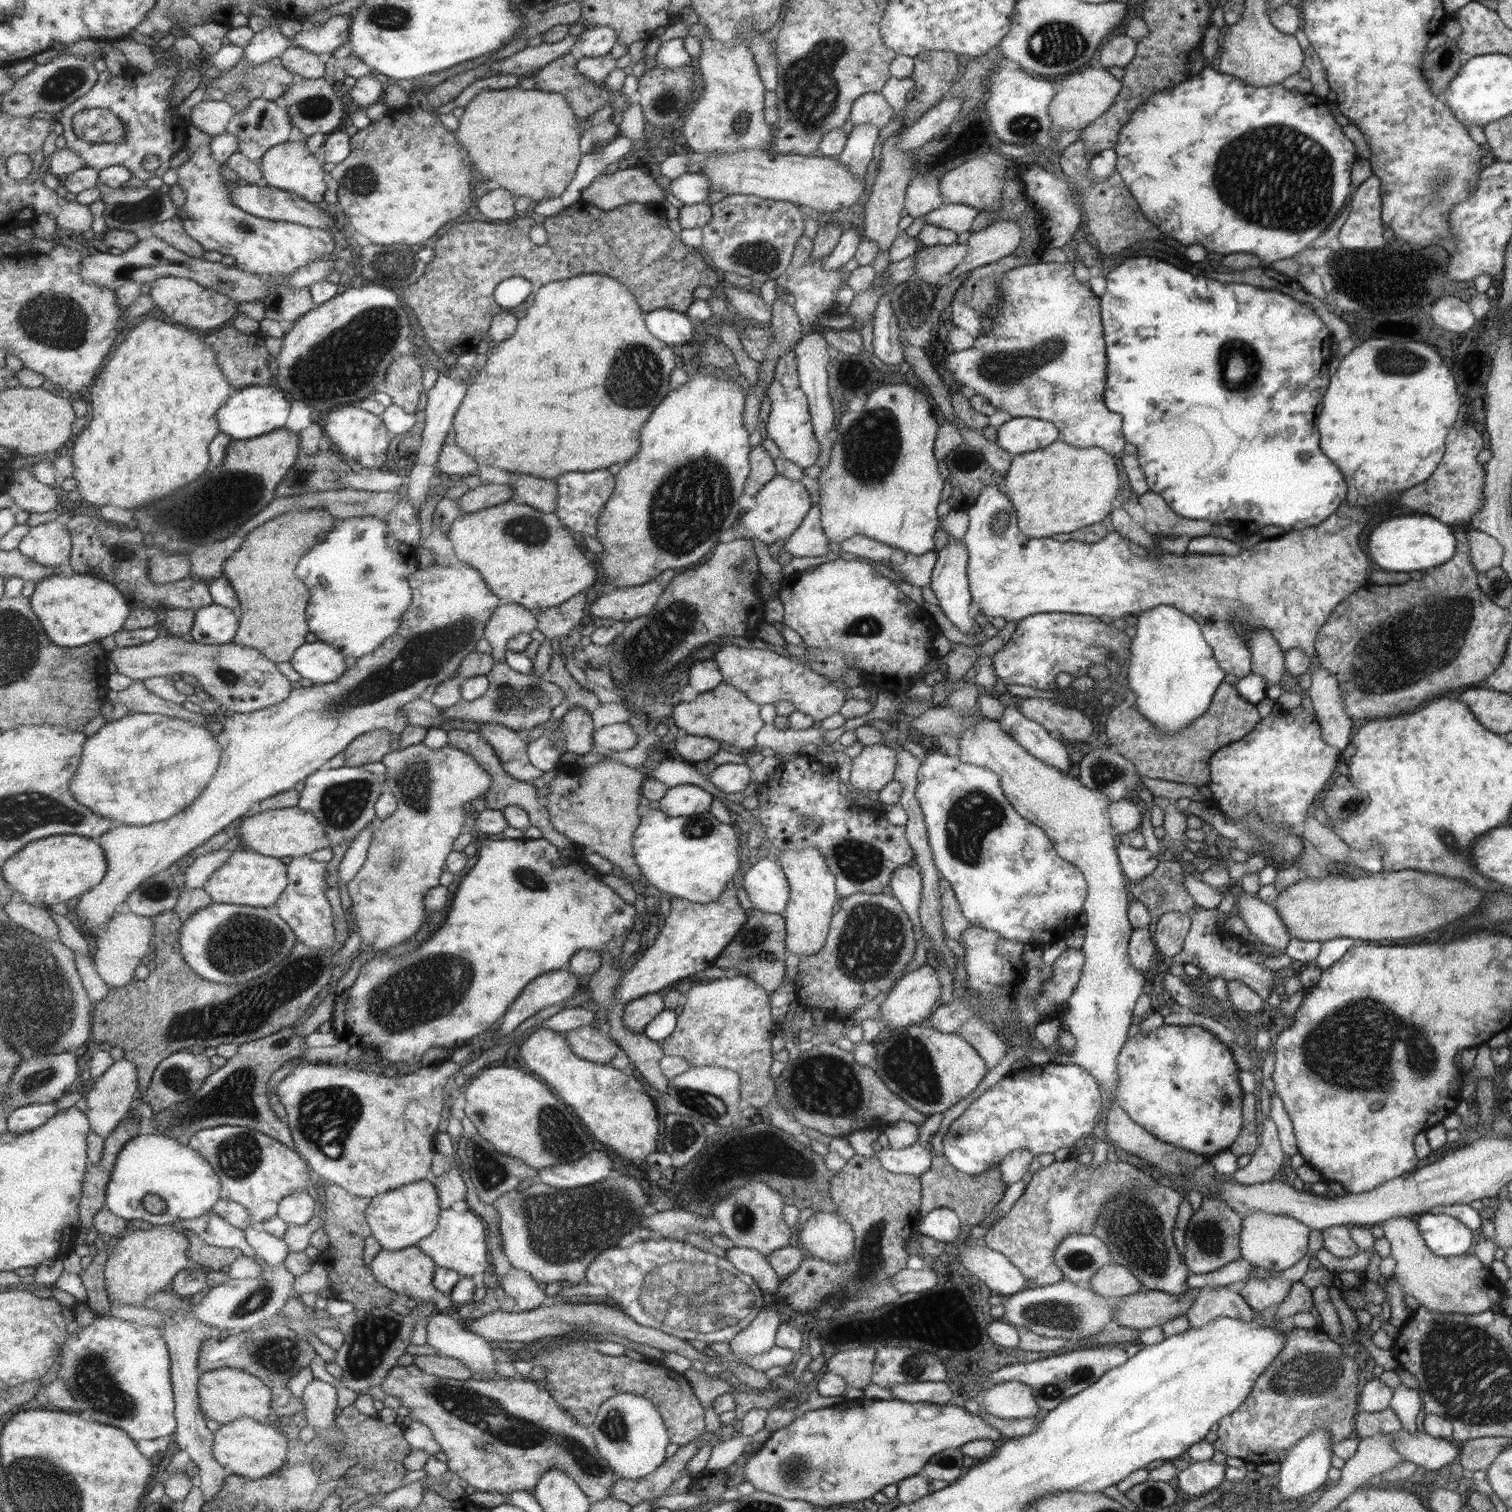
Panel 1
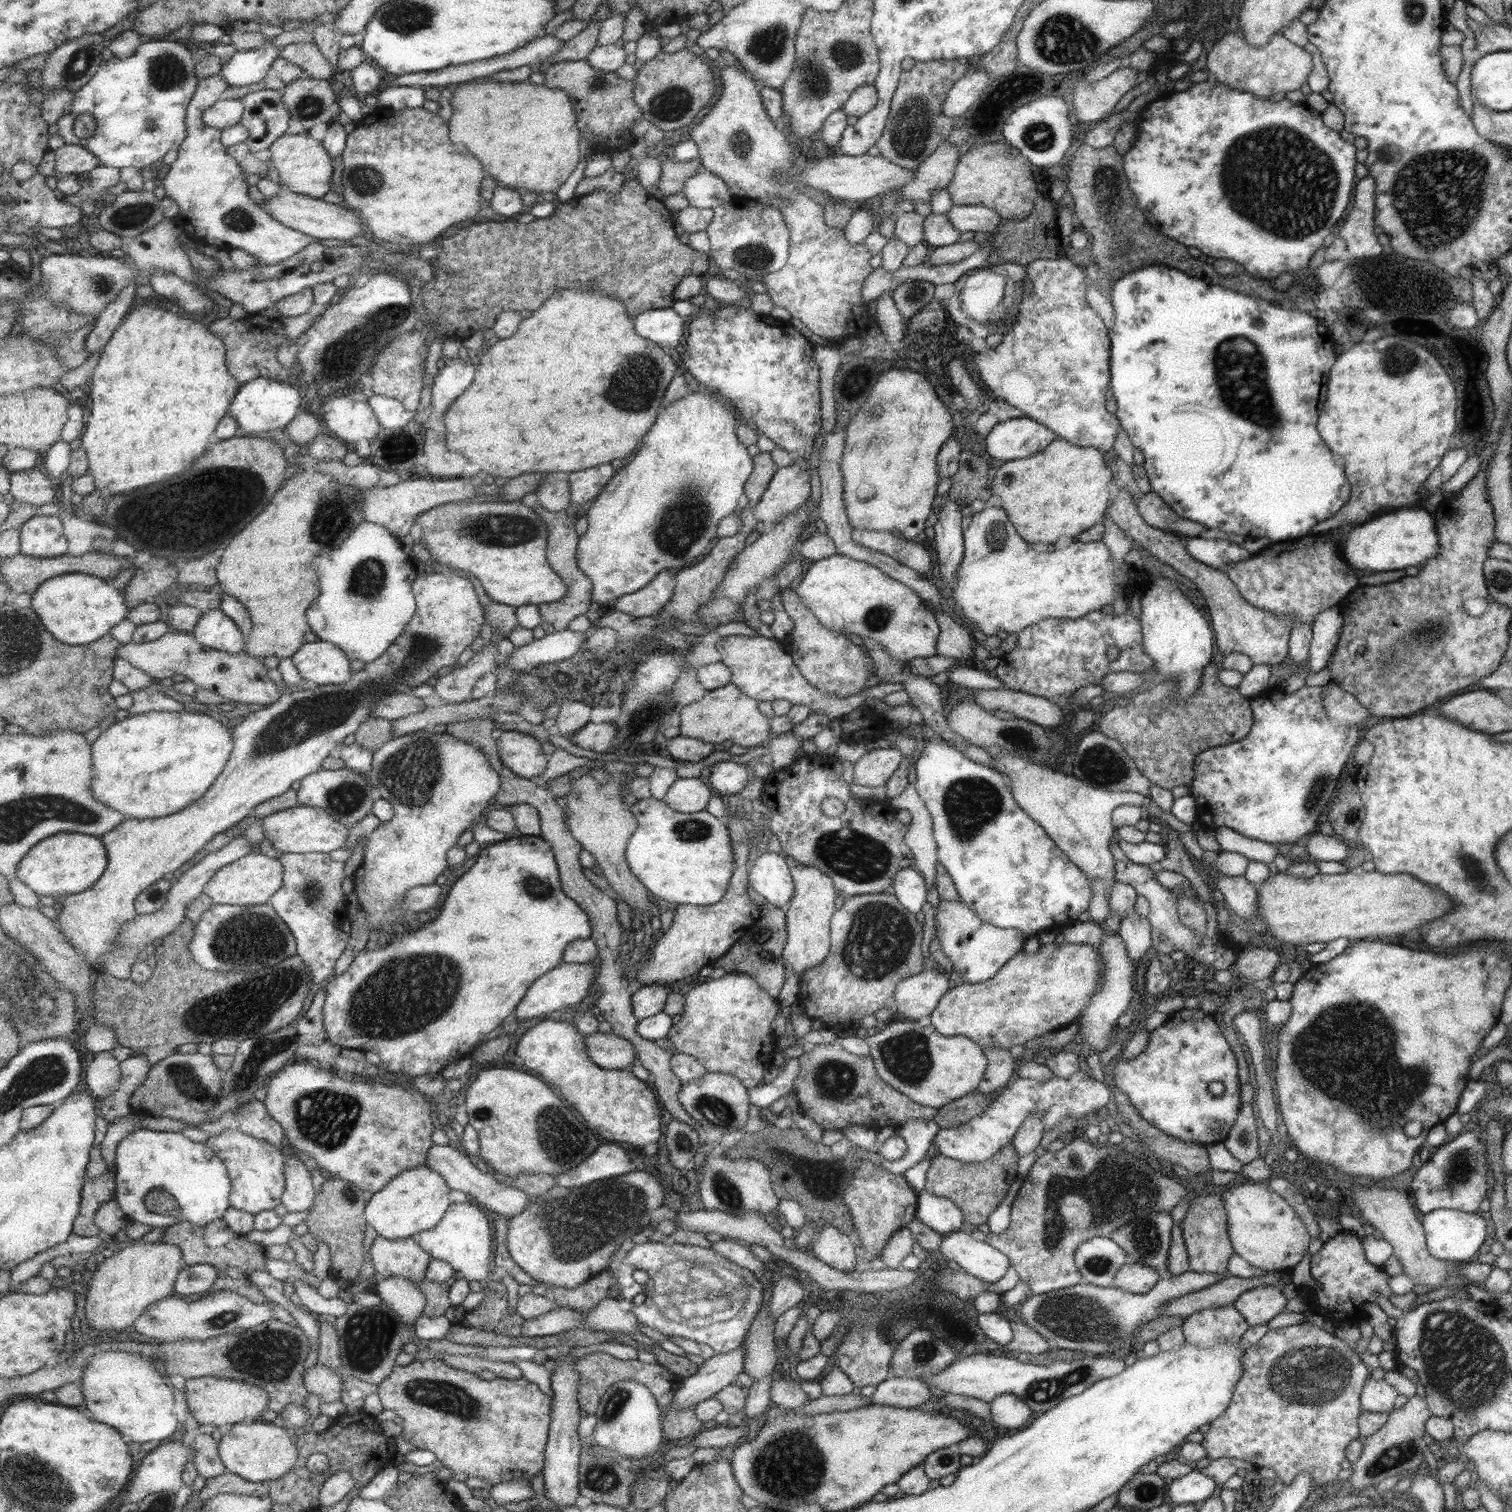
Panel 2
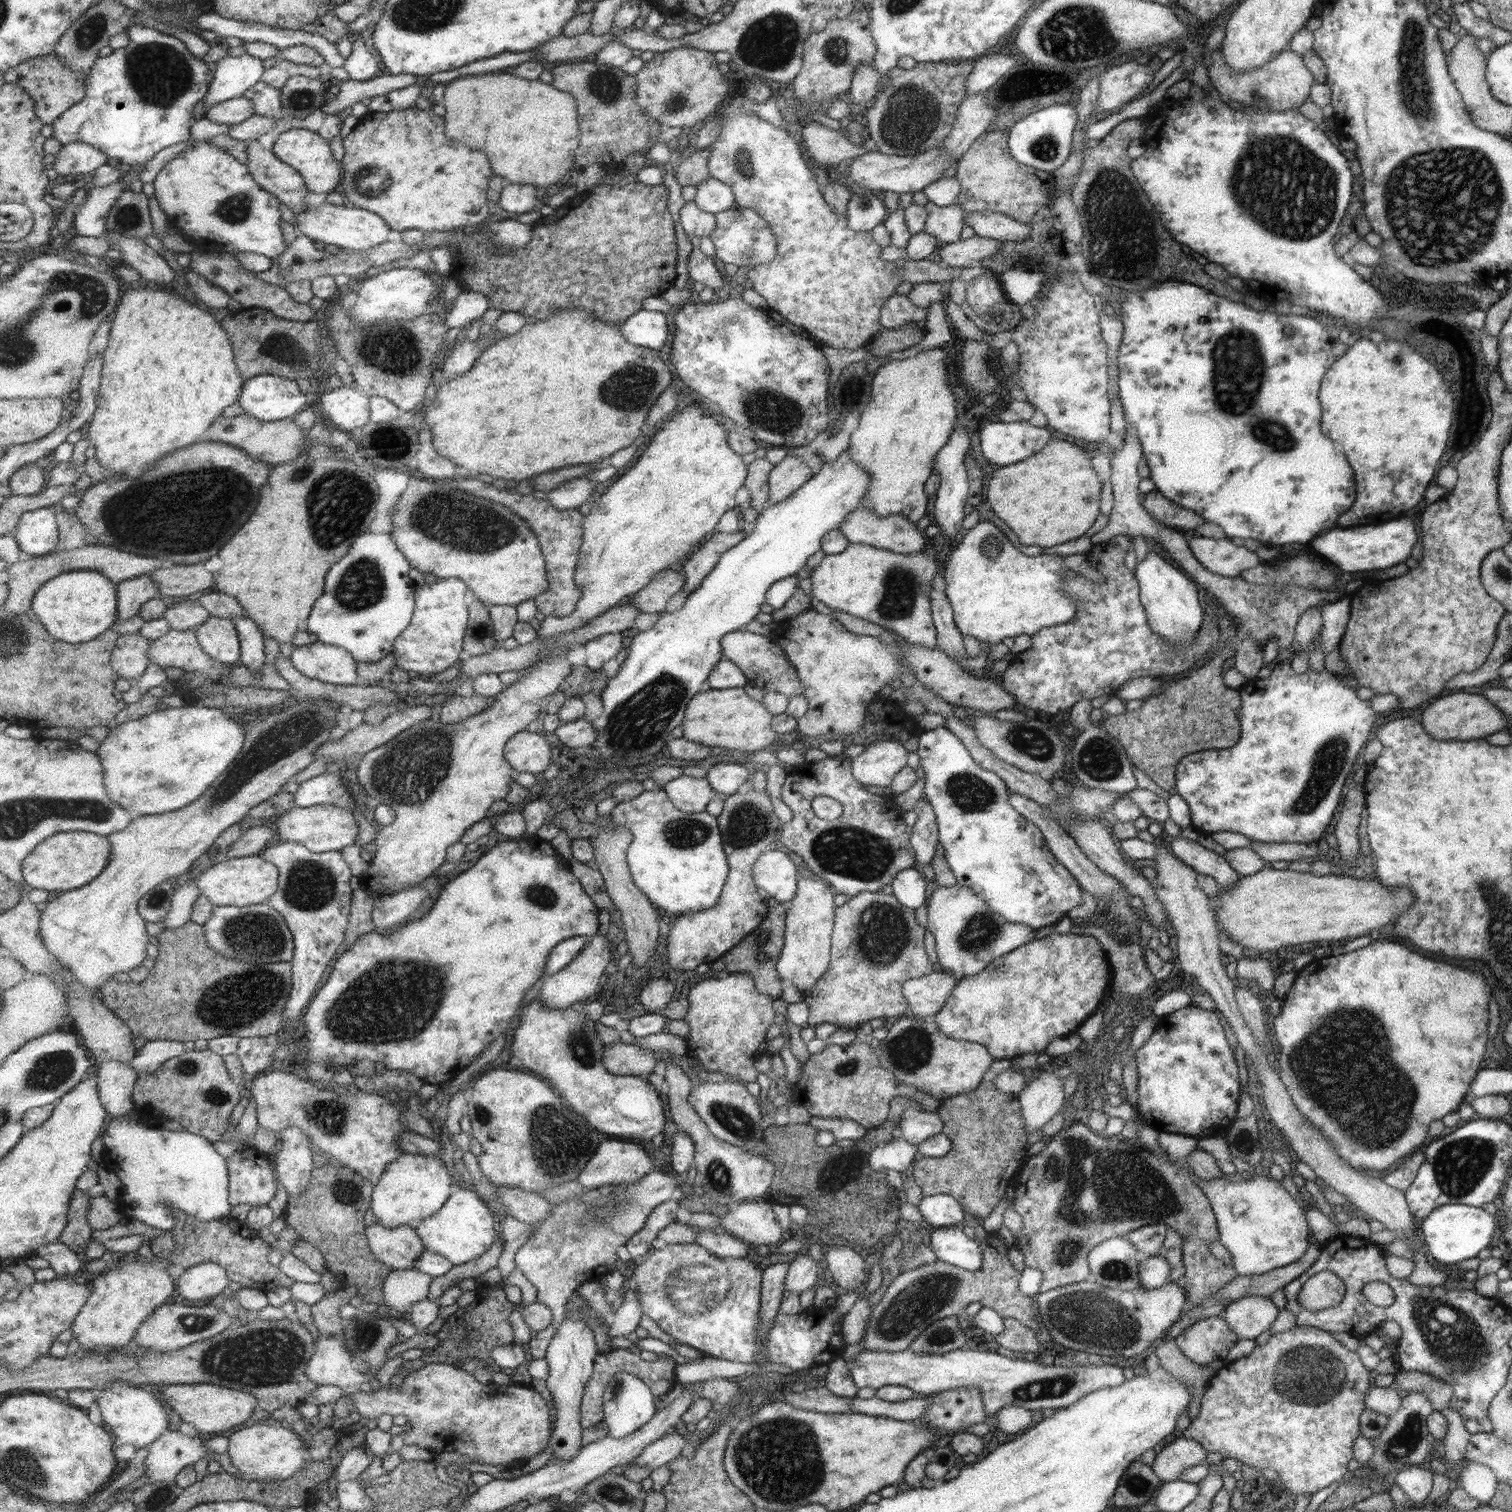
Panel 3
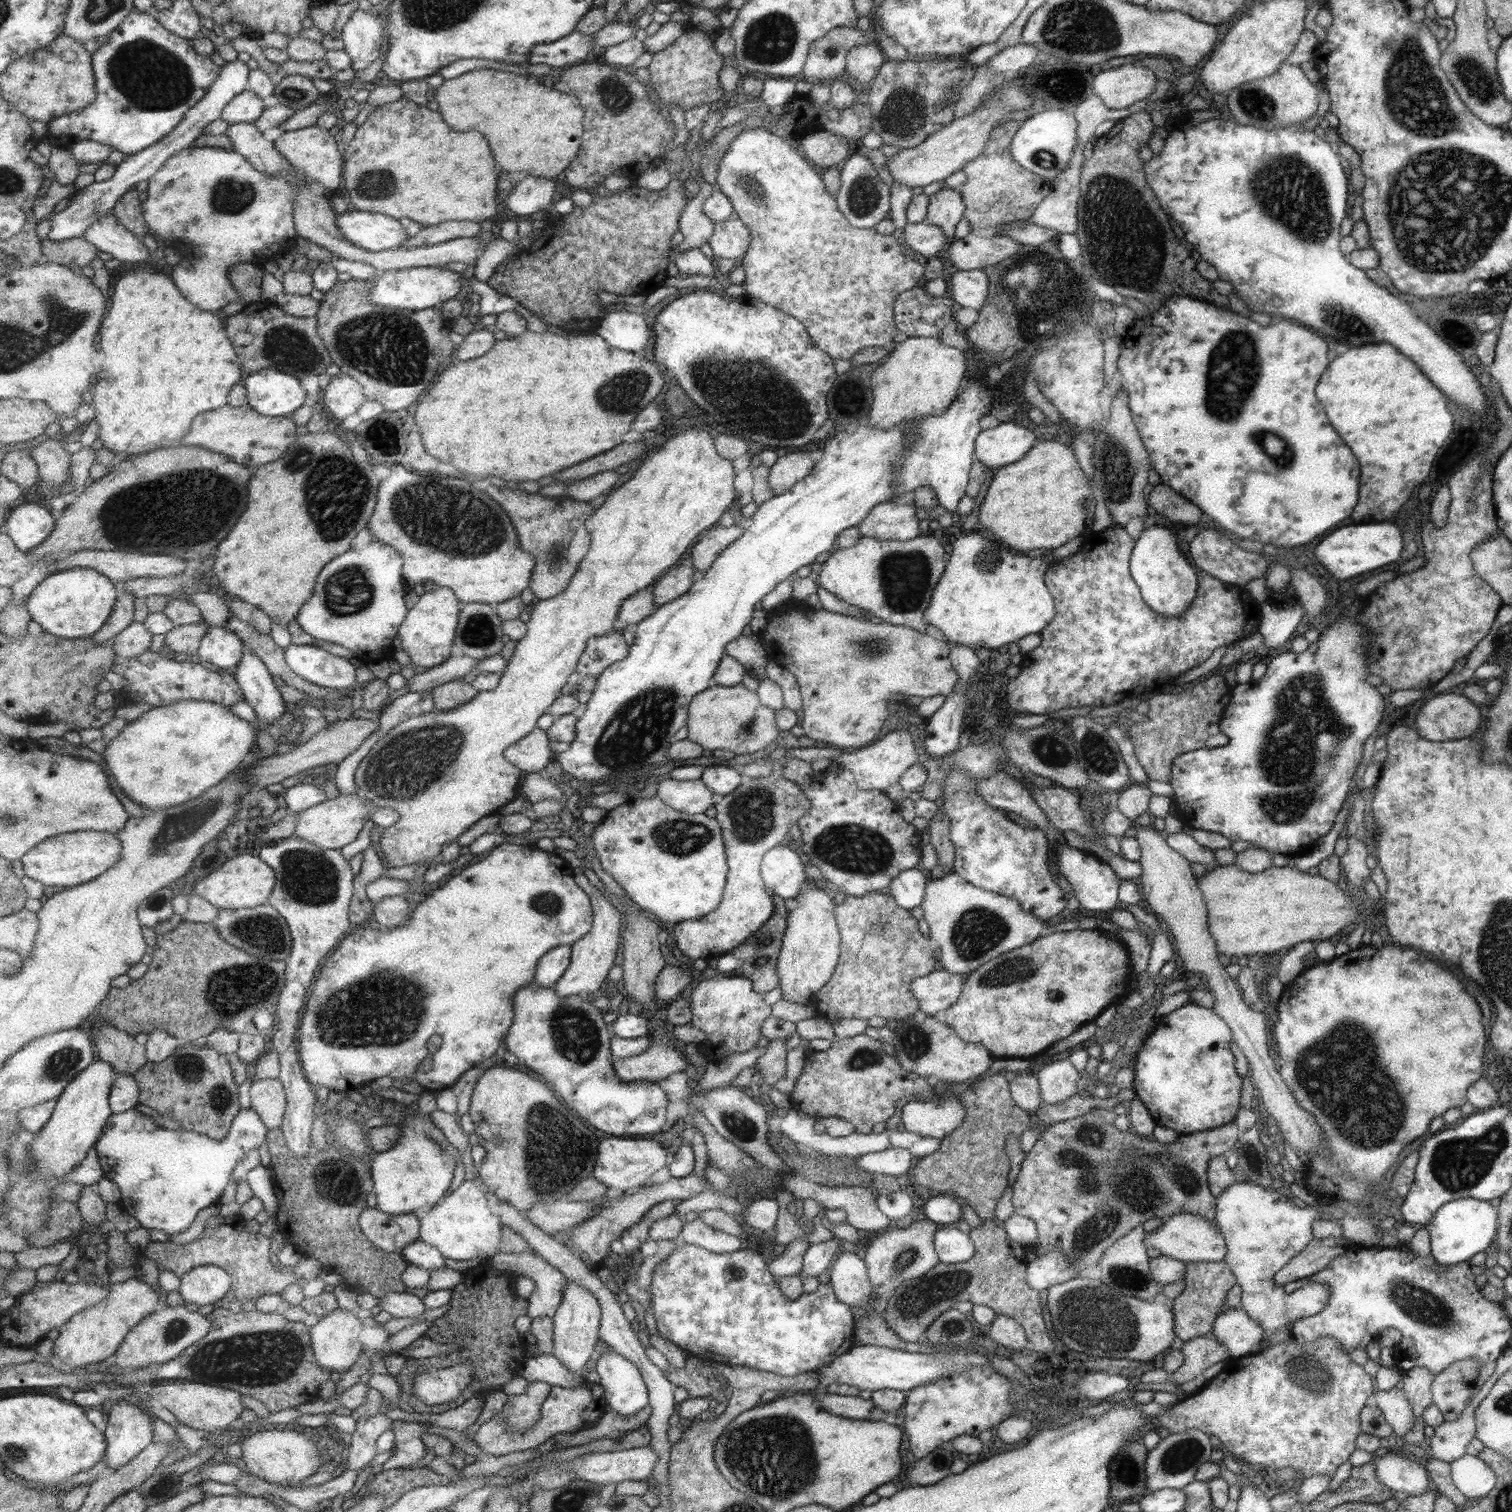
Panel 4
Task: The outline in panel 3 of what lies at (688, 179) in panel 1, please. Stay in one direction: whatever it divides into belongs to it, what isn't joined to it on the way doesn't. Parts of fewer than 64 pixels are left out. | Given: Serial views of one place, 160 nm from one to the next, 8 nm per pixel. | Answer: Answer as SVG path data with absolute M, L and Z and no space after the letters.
M711 176L695 188L696 193L692 201L703 212L715 215L733 206L734 197L729 185L719 182Z

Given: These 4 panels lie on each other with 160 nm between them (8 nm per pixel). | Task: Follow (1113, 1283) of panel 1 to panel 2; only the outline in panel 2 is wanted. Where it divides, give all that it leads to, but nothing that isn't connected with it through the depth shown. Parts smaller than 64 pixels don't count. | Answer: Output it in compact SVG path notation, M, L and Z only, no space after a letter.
M1128 1261L1116 1274L1114 1284L1111 1287L1122 1288L1131 1294L1145 1294L1145 1292L1152 1290L1162 1275L1147 1265Z

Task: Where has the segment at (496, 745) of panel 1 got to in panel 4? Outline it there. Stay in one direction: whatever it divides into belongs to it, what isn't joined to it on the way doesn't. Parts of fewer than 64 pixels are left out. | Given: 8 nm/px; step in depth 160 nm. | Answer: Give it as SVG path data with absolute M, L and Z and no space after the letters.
M537 727L523 740L510 746L506 757L525 773L541 772L552 760L552 753L548 731Z

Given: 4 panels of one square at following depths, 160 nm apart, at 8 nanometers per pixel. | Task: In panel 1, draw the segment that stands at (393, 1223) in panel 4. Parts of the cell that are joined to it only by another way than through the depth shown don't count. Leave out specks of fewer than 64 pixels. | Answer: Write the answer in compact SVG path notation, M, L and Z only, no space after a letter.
M418 1245L410 1246L400 1251L381 1248L370 1266L372 1273L379 1282L382 1282L397 1294L405 1294L409 1299L414 1299L418 1304L435 1304L440 1312L445 1312L446 1308L455 1304L449 1295L439 1292L439 1289L434 1285L434 1274L438 1265Z

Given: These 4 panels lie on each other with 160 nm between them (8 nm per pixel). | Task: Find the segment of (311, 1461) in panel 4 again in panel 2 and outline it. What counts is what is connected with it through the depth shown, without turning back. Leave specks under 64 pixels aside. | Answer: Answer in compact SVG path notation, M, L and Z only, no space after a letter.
M243 1422L223 1430L219 1442L220 1455L229 1472L242 1476L250 1483L277 1480L290 1474L300 1459L298 1444L279 1422Z

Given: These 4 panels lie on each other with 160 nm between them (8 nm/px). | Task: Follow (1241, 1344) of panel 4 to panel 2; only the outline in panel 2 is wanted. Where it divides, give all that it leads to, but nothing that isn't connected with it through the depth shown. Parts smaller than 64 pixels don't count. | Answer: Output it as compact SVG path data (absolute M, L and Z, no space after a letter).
M1260 1286L1243 1292L1232 1304L1240 1312L1249 1327L1266 1324L1279 1312L1285 1311L1287 1303L1280 1288Z

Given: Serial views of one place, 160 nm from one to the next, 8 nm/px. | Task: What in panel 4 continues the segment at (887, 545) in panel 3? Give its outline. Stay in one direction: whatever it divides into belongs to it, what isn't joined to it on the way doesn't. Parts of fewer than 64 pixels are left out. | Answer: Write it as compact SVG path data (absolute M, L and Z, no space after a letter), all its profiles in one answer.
M886 501L876 504L857 526L861 537L874 540L895 540L905 542L917 538L917 518L913 501L900 503Z

